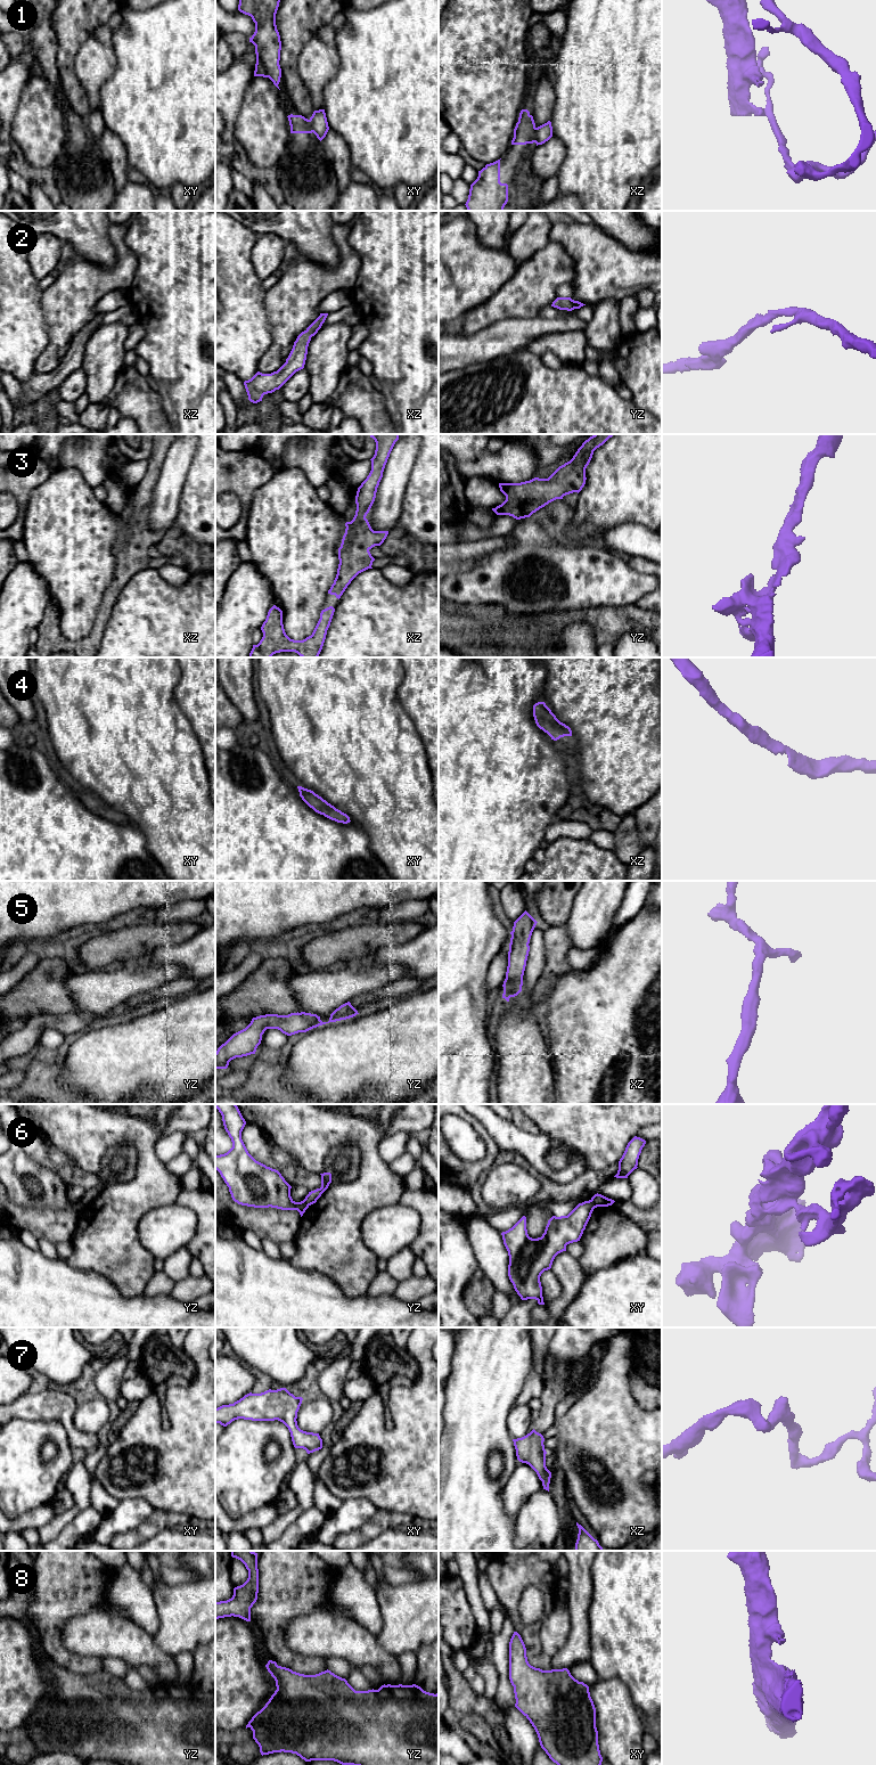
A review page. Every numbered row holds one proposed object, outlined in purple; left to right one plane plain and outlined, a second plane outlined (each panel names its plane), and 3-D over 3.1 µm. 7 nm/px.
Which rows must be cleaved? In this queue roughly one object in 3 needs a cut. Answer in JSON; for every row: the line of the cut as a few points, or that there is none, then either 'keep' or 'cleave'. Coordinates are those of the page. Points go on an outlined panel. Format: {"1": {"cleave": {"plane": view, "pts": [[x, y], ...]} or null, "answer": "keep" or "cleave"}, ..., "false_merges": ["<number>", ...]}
{"1": {"cleave": {"plane": "xz", "pts": [[537, 128], [534, 141]]}, "answer": "cleave"}, "2": {"cleave": null, "answer": "keep"}, "3": {"cleave": null, "answer": "keep"}, "4": {"cleave": null, "answer": "keep"}, "5": {"cleave": null, "answer": "keep"}, "6": {"cleave": {"plane": "xy", "pts": [[591, 1199], [597, 1206]]}, "answer": "cleave"}, "7": {"cleave": null, "answer": "keep"}, "8": {"cleave": null, "answer": "keep"}, "false_merges": ["1", "6"]}

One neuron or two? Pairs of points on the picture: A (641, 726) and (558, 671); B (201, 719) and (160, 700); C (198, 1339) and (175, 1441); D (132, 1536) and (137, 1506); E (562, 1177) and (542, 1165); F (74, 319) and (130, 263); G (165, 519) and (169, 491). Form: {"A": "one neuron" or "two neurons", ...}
{"A": "one neuron", "B": "two neurons", "C": "one neuron", "D": "two neurons", "E": "one neuron", "F": "one neuron", "G": "one neuron"}

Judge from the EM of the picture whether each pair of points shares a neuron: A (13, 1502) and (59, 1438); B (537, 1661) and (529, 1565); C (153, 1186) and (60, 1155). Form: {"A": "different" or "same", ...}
{"A": "same", "B": "same", "C": "different"}

